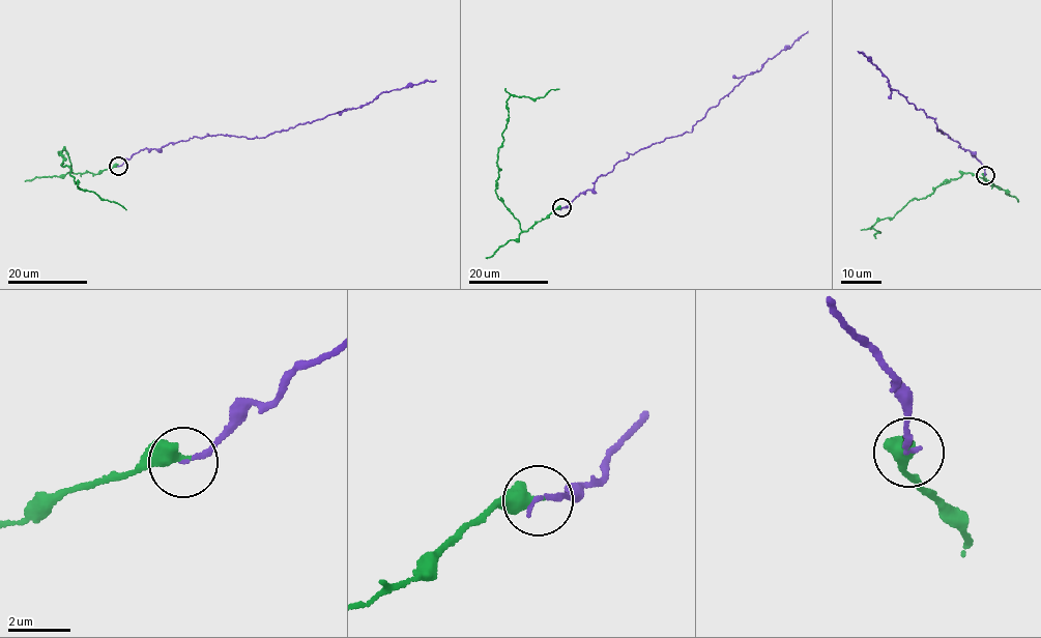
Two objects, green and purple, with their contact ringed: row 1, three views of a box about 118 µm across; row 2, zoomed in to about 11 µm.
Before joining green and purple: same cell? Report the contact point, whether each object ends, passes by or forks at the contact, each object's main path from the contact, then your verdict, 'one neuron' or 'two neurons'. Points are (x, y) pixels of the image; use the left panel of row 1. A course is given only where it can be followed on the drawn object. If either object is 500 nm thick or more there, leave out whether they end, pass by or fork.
at (118, 166); green runs (118, 166), (97, 174), (71, 173), (66, 150), (58, 152), (79, 187), (126, 209); purple runs (118, 166), (143, 149), (158, 148), (196, 137), (221, 134), (262, 138), (370, 103), (382, 92), (435, 80); one neuron

